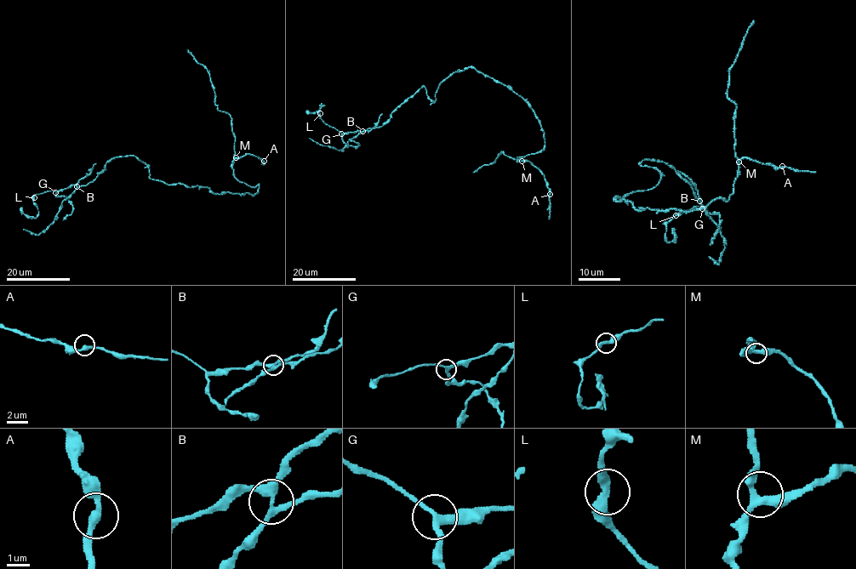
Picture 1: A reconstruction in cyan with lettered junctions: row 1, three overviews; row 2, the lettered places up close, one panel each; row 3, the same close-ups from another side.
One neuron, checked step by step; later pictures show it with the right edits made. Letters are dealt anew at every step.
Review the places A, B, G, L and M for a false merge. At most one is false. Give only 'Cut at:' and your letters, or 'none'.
Cut at: B

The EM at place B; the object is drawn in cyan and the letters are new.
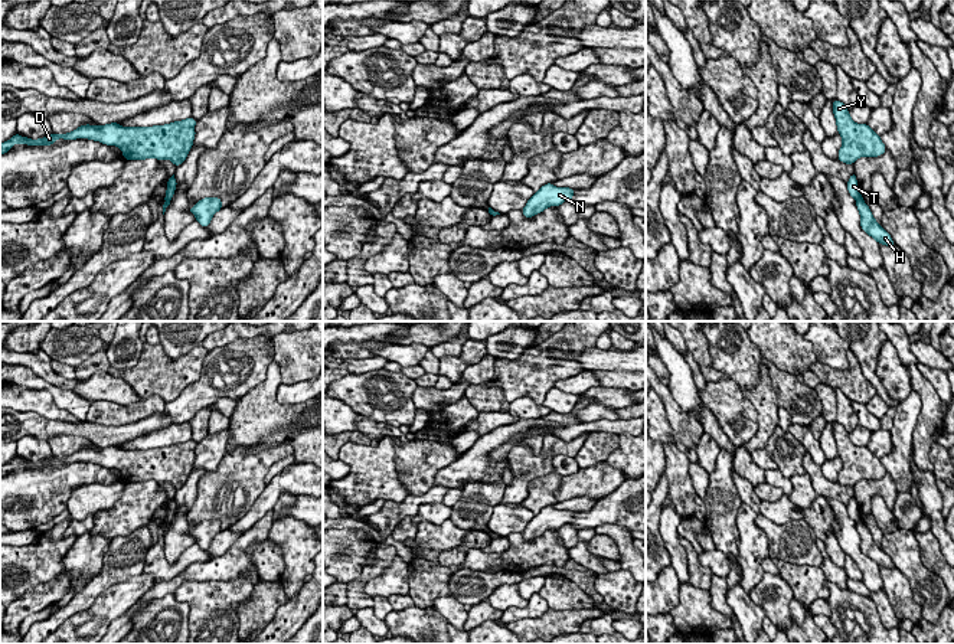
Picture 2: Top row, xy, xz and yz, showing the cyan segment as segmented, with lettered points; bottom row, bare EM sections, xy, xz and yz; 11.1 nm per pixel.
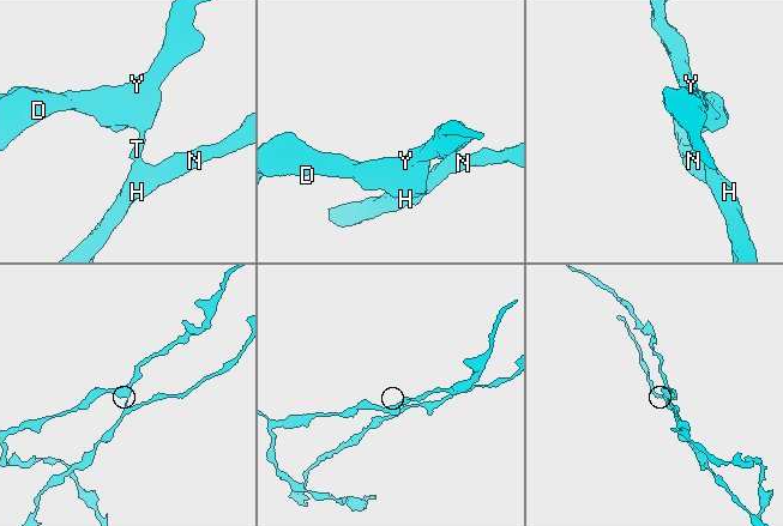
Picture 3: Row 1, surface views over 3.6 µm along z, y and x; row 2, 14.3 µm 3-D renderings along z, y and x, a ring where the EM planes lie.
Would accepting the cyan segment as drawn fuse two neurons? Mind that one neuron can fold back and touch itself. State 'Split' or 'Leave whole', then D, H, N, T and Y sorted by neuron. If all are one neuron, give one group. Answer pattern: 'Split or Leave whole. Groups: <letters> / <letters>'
Split. Groups: D T Y / H N

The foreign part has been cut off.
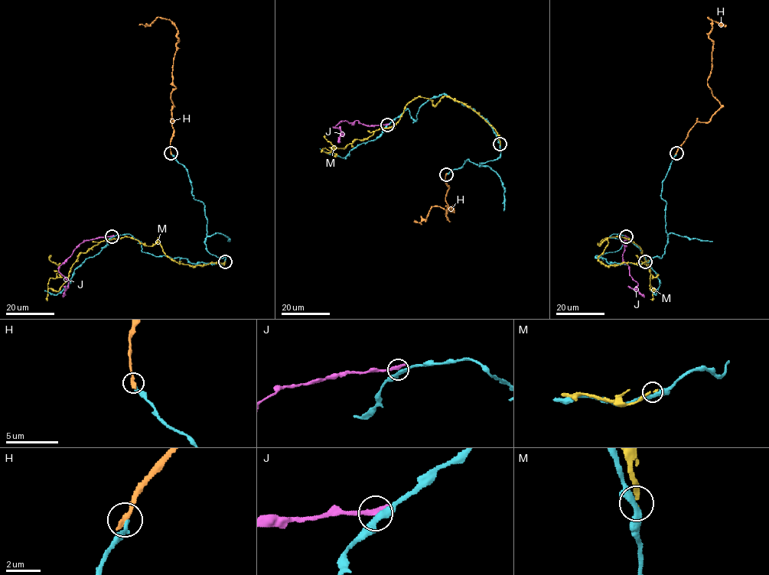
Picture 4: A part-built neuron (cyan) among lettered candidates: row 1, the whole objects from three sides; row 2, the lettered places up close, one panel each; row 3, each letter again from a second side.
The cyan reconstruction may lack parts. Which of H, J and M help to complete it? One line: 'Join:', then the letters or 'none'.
Join: none

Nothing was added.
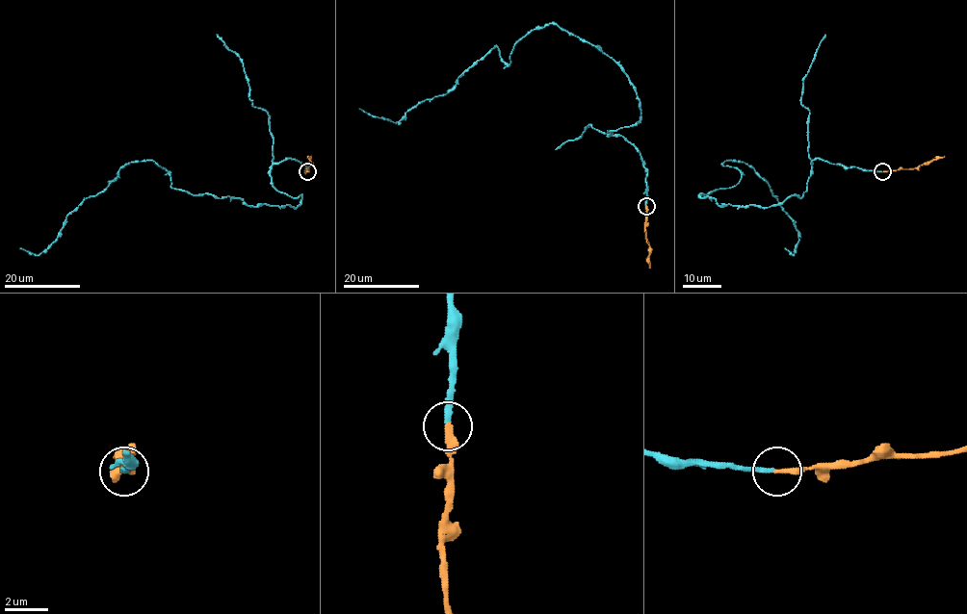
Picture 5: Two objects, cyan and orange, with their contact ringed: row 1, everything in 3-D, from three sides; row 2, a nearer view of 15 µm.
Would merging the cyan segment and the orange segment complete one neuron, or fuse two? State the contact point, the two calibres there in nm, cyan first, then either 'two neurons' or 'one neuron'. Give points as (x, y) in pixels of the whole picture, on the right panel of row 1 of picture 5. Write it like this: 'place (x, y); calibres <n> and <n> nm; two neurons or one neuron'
place (882, 171); calibres 240 and 280 nm; one neuron

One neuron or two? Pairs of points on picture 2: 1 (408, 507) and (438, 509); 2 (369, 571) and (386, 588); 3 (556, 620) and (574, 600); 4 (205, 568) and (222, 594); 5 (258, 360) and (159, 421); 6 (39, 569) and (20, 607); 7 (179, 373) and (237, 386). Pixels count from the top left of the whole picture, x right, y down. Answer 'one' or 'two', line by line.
1: two
2: two
3: two
4: two
5: two
6: two
7: two

